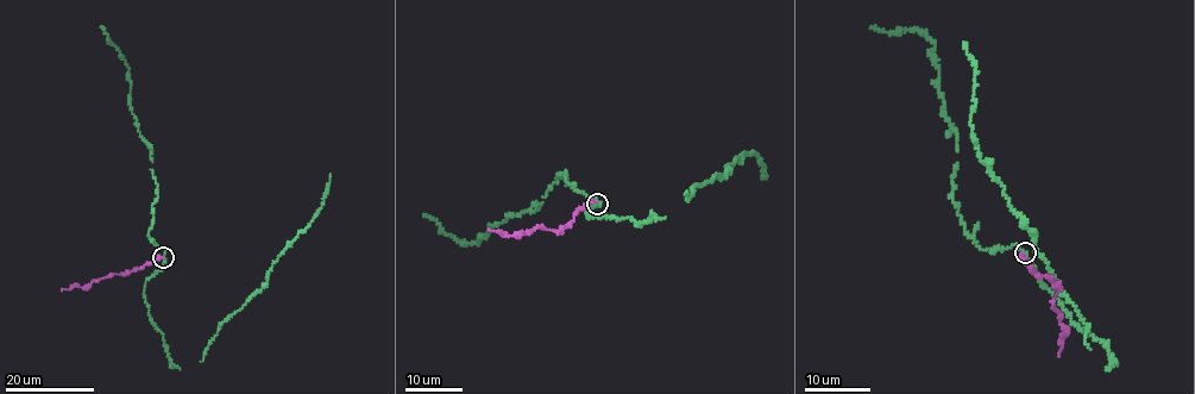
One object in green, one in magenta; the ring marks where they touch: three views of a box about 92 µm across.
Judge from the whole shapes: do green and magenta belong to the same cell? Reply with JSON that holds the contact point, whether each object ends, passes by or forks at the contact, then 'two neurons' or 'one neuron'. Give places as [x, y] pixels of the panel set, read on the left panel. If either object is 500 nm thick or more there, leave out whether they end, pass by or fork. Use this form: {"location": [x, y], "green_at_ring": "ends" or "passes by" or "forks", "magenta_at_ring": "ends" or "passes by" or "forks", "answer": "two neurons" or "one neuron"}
{"location": [163, 257], "green_at_ring": "passes by", "magenta_at_ring": "ends", "answer": "two neurons"}

